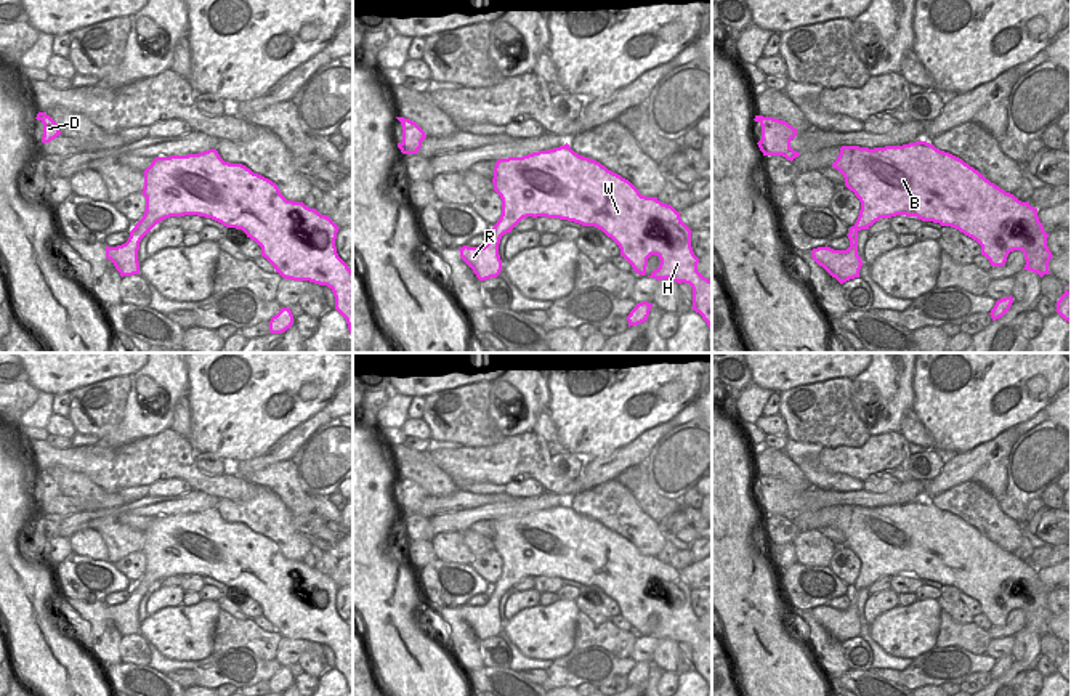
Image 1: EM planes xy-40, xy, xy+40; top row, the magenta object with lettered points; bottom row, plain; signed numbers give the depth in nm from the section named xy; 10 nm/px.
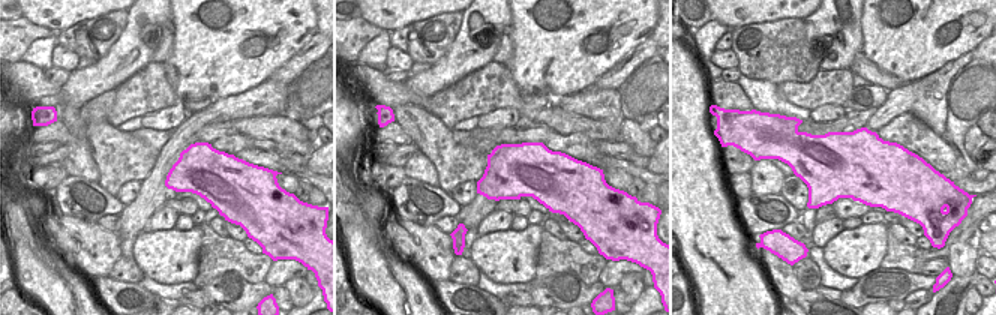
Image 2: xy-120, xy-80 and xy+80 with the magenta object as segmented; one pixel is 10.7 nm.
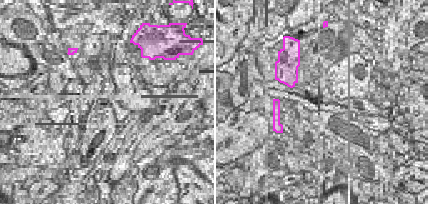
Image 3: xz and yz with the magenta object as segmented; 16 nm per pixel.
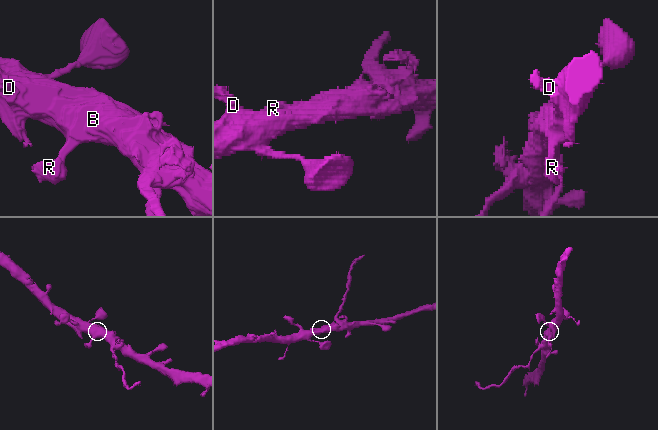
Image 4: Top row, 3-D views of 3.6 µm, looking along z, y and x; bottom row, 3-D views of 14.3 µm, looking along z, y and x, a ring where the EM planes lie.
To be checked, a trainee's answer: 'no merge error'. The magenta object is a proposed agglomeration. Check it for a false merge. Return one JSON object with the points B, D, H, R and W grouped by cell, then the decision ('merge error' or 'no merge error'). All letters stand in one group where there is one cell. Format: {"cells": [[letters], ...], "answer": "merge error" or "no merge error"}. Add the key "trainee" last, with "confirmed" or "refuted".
{"cells": [["B", "D", "H", "R", "W"]], "answer": "no merge error", "trainee": "confirmed"}

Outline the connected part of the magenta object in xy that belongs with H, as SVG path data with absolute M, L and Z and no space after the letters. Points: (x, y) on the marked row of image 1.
M568 143L523 157L499 159L492 183L502 199L502 215L489 233L489 242L459 249L479 281L500 274L500 239L523 218L568 220L601 229L641 276L646 274L648 258L657 255L659 268L648 277L689 284L693 310L712 334L712 281L697 271L693 231L670 204L641 196L628 180L579 156Z

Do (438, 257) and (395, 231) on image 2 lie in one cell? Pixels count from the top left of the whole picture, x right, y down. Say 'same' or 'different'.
same

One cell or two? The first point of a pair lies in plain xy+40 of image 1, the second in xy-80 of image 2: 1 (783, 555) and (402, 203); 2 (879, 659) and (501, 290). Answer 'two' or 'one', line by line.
1: two
2: one

